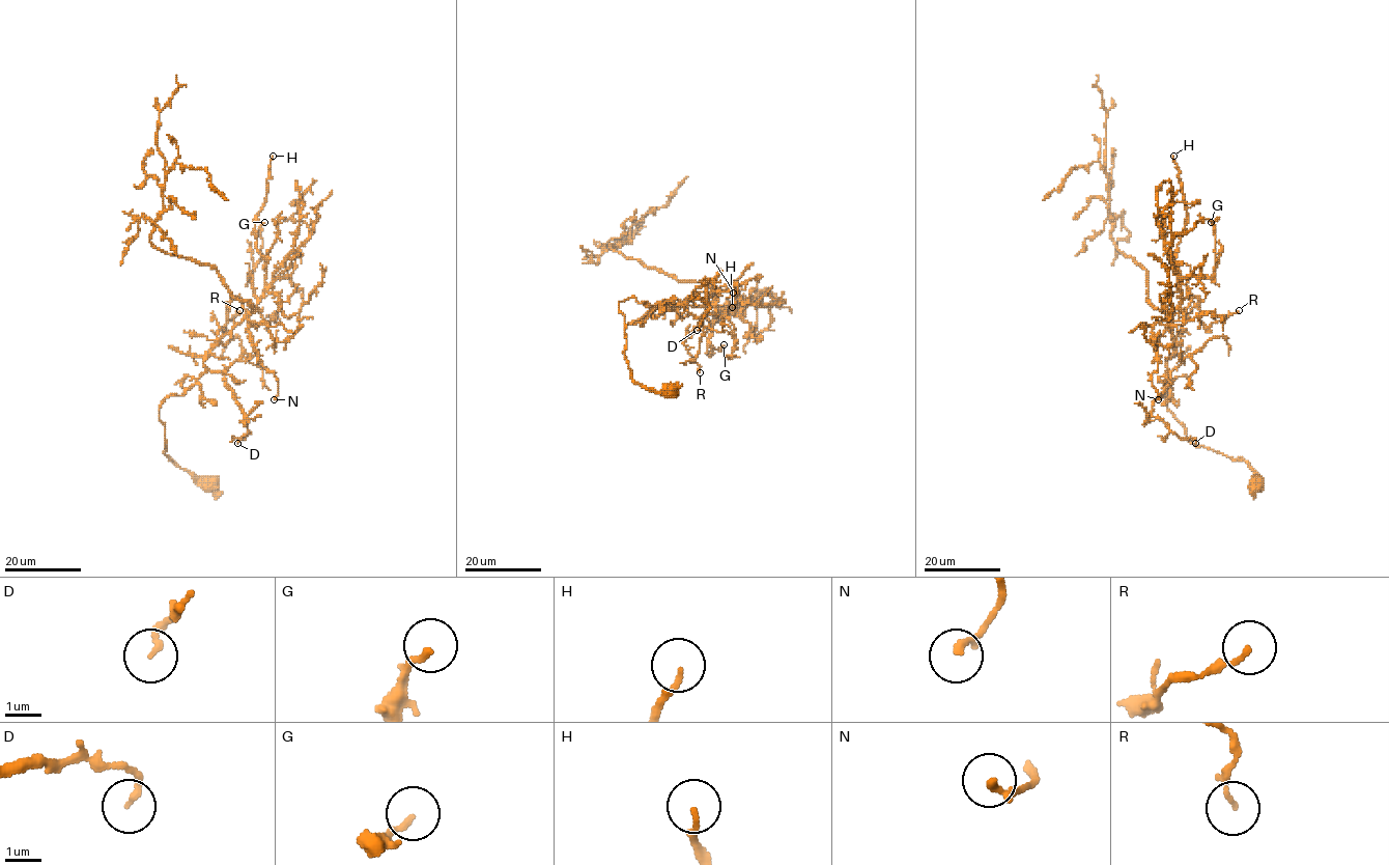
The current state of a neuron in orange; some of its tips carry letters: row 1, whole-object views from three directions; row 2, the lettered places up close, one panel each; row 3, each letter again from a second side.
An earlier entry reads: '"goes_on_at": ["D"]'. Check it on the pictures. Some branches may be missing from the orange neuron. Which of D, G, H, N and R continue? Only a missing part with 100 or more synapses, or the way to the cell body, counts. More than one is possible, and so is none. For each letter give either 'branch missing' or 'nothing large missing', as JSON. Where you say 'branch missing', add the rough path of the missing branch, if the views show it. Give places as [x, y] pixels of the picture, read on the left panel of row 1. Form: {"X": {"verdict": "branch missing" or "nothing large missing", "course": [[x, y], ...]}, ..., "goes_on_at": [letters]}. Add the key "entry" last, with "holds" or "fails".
{"D": {"verdict": "nothing large missing"}, "G": {"verdict": "nothing large missing"}, "H": {"verdict": "nothing large missing"}, "N": {"verdict": "nothing large missing"}, "R": {"verdict": "nothing large missing"}, "goes_on_at": [], "entry": "fails"}

